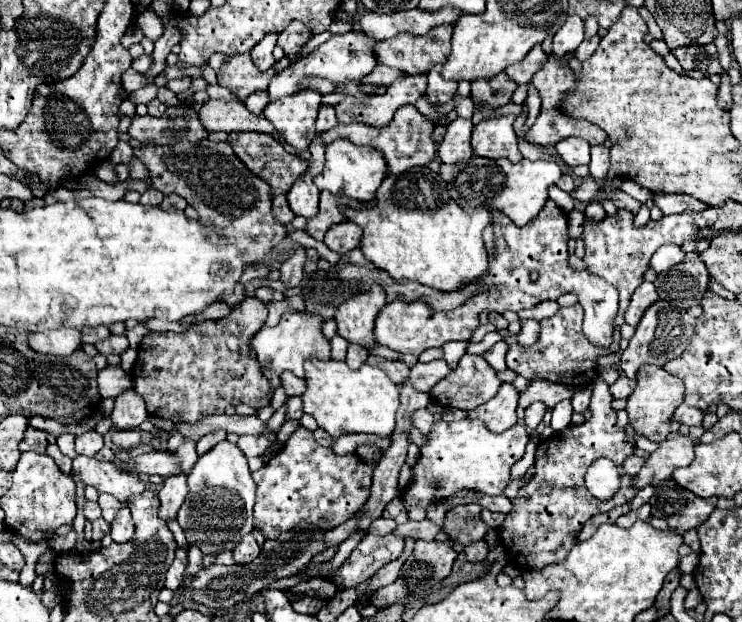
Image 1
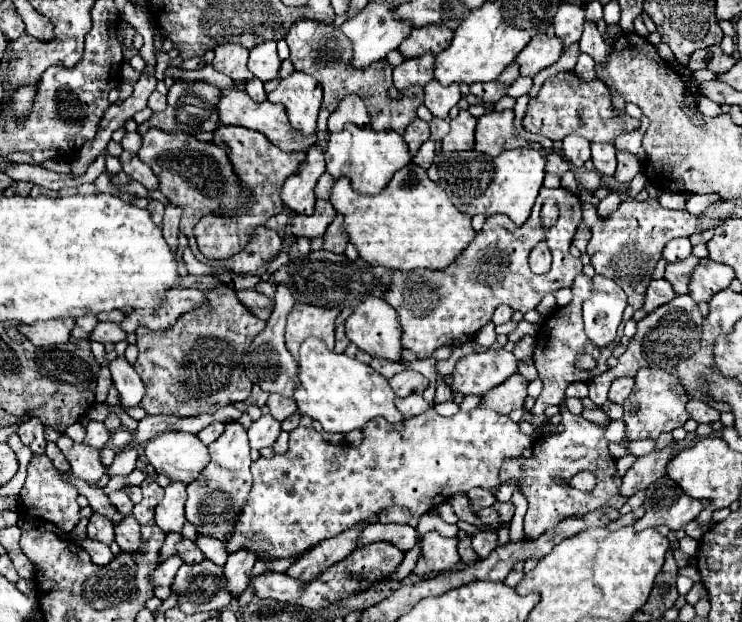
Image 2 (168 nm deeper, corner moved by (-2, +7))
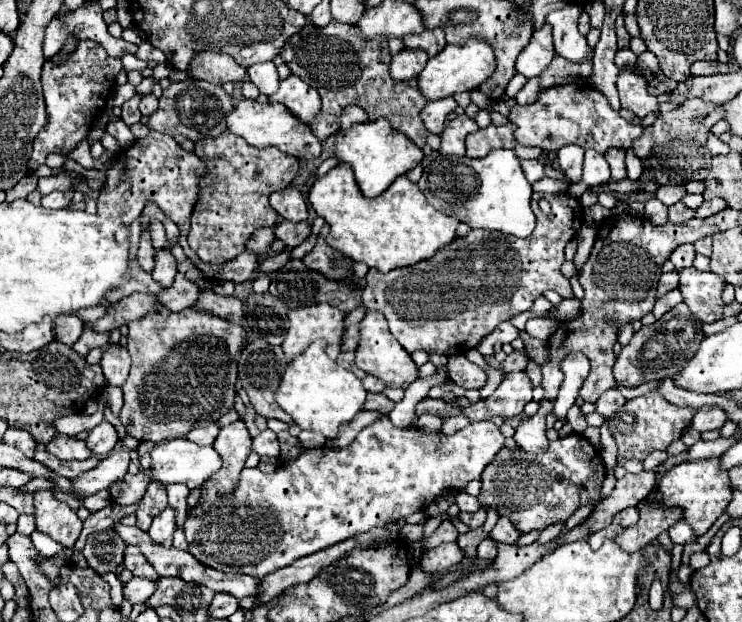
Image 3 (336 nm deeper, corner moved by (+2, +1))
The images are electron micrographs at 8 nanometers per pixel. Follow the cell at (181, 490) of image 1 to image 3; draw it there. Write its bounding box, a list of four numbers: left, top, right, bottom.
[148,506,176,546]

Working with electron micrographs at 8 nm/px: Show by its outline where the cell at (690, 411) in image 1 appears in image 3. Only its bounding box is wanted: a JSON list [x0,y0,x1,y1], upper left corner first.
[692,406,726,432]

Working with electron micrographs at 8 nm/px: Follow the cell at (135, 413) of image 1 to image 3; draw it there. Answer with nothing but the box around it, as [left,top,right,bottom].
[102,346,130,388]

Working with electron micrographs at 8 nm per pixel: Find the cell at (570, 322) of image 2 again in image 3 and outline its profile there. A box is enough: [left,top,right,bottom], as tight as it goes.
[514,216,720,454]

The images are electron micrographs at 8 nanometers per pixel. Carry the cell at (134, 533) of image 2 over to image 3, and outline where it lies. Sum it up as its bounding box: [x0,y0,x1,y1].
[124,546,158,578]

